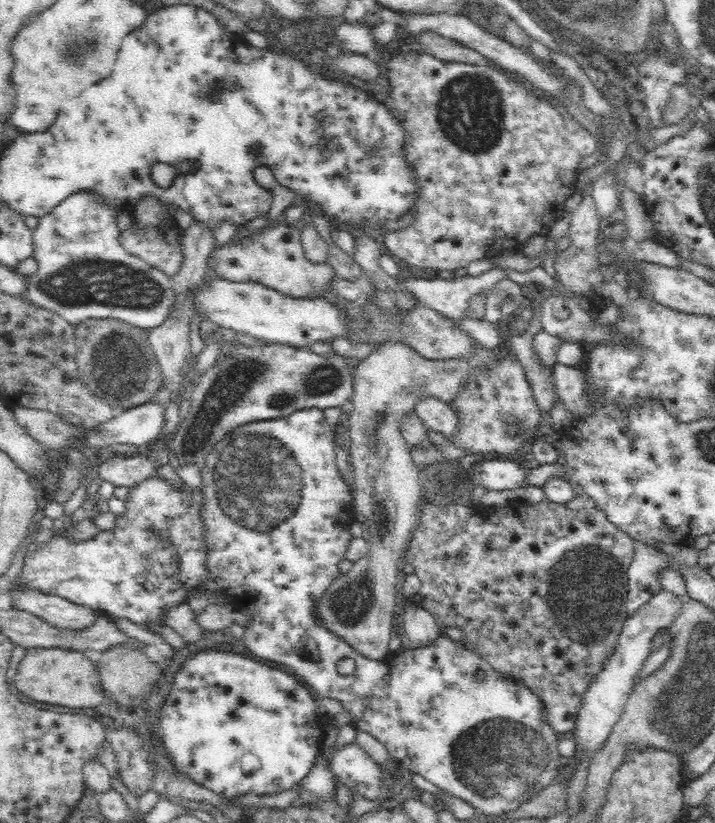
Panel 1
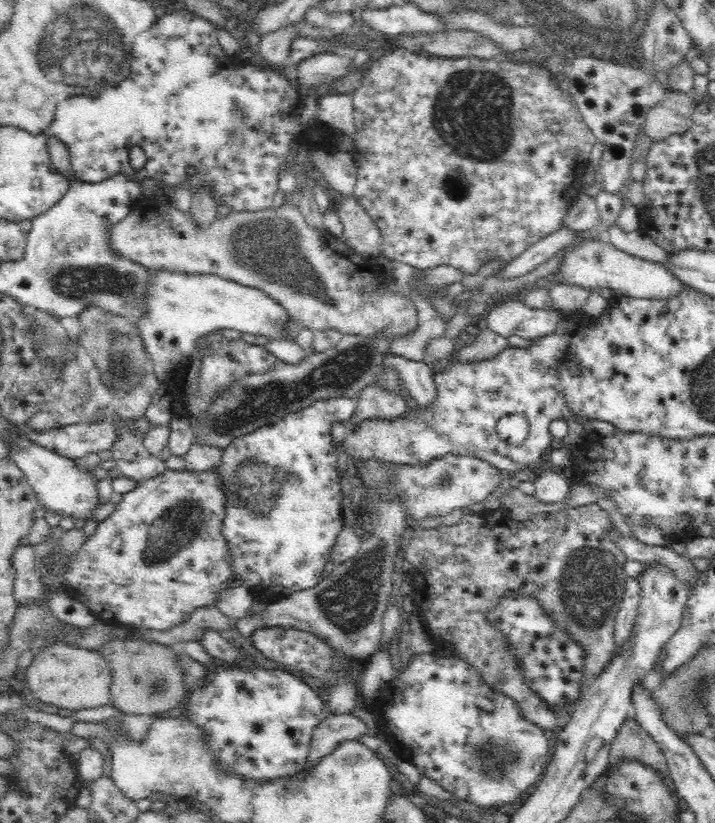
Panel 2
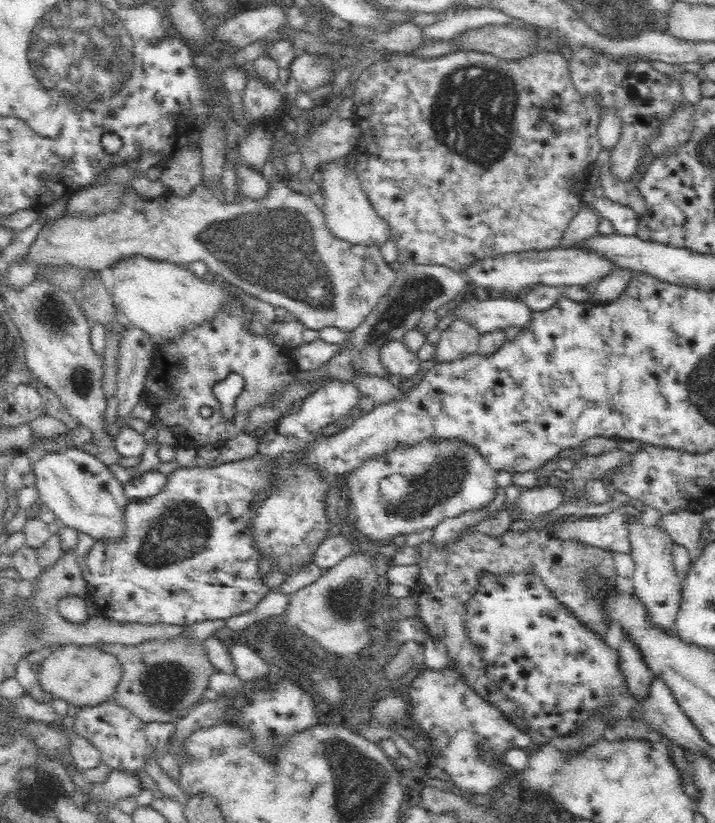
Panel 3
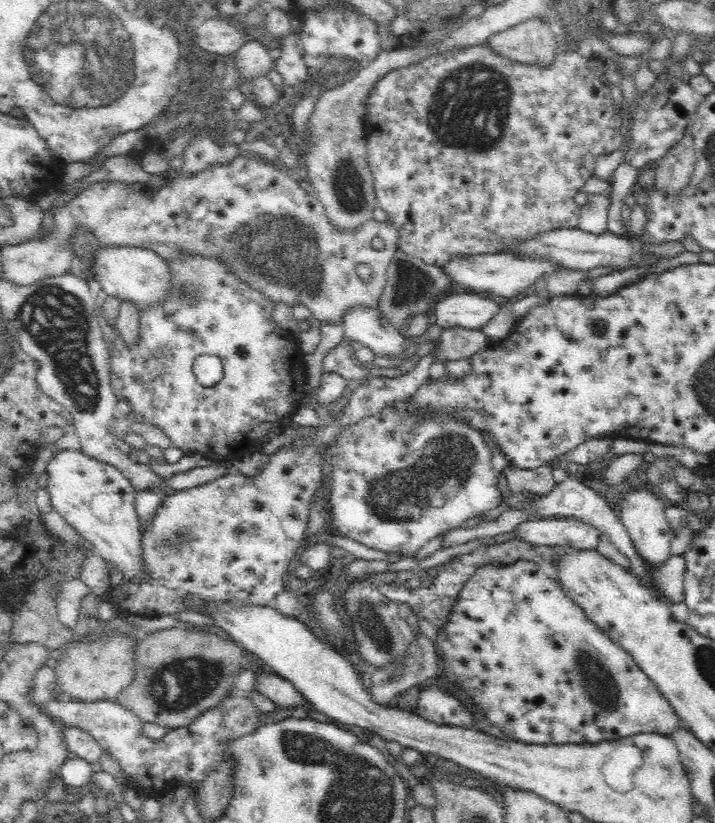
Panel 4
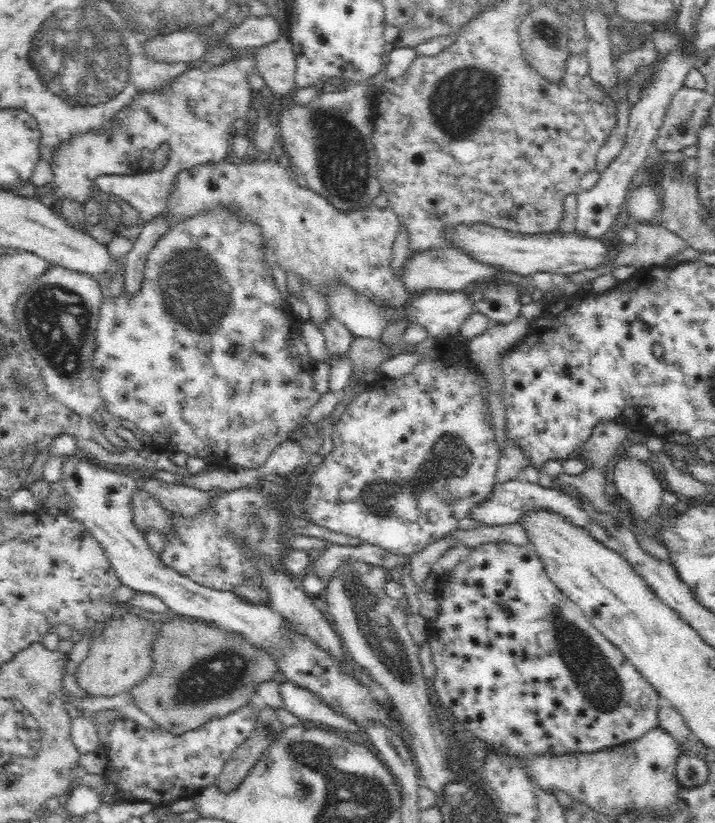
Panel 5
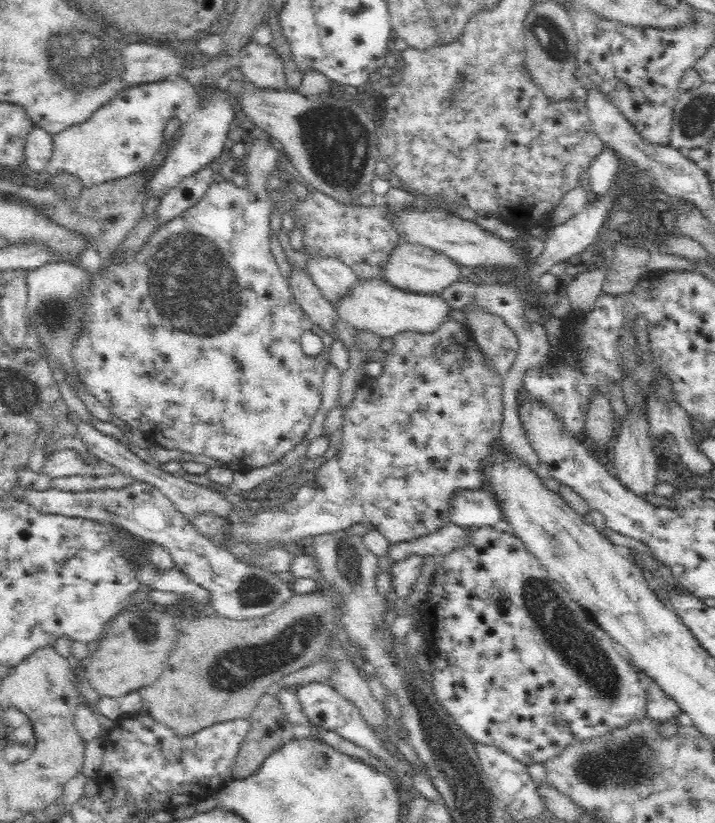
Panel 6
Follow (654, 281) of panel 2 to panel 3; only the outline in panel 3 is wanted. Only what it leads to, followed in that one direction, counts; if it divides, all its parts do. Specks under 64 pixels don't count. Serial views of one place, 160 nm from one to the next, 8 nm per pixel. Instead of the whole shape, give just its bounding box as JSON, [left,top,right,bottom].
[462,246,611,298]

